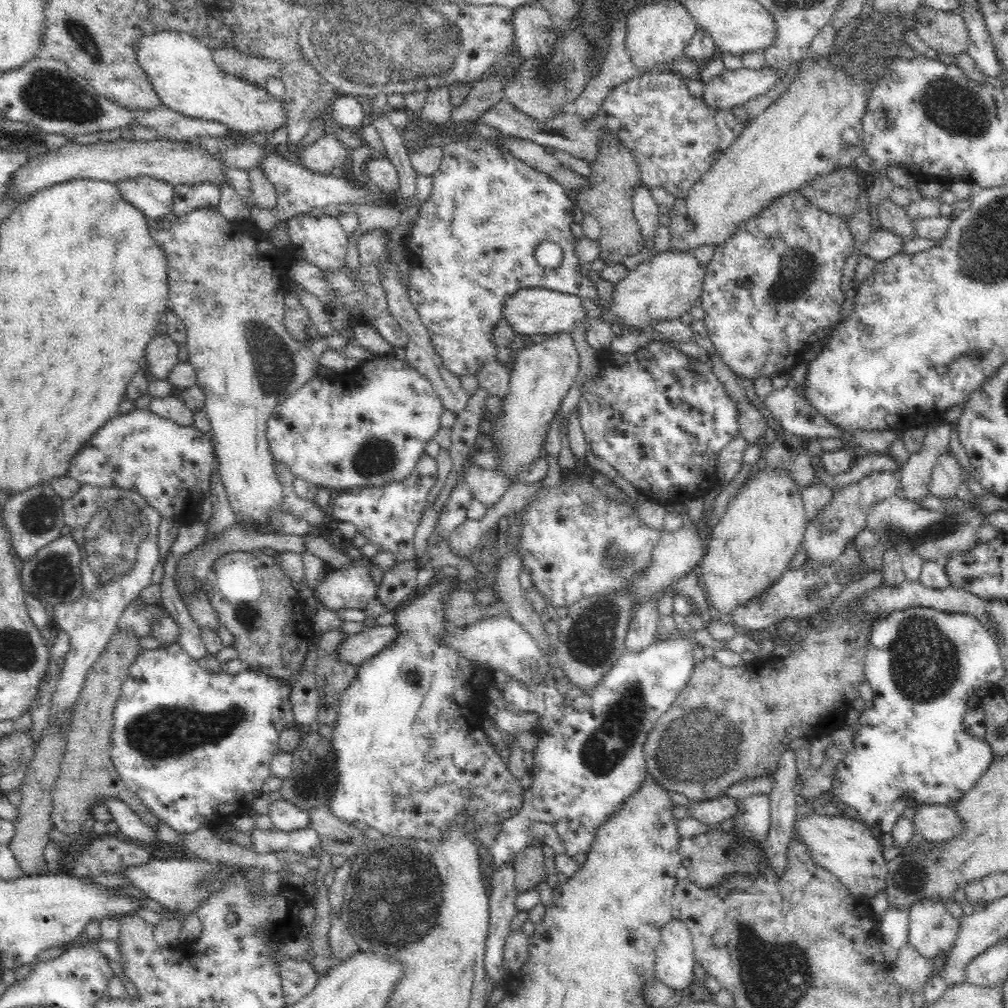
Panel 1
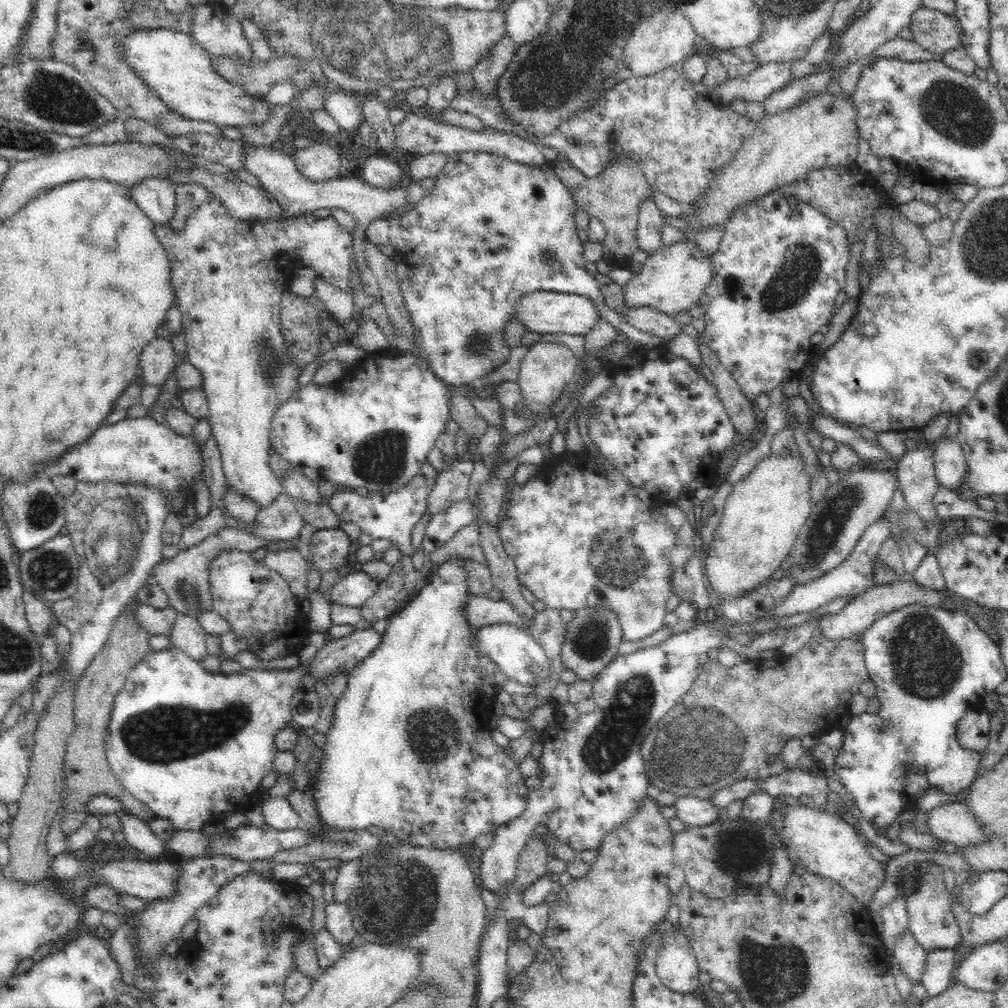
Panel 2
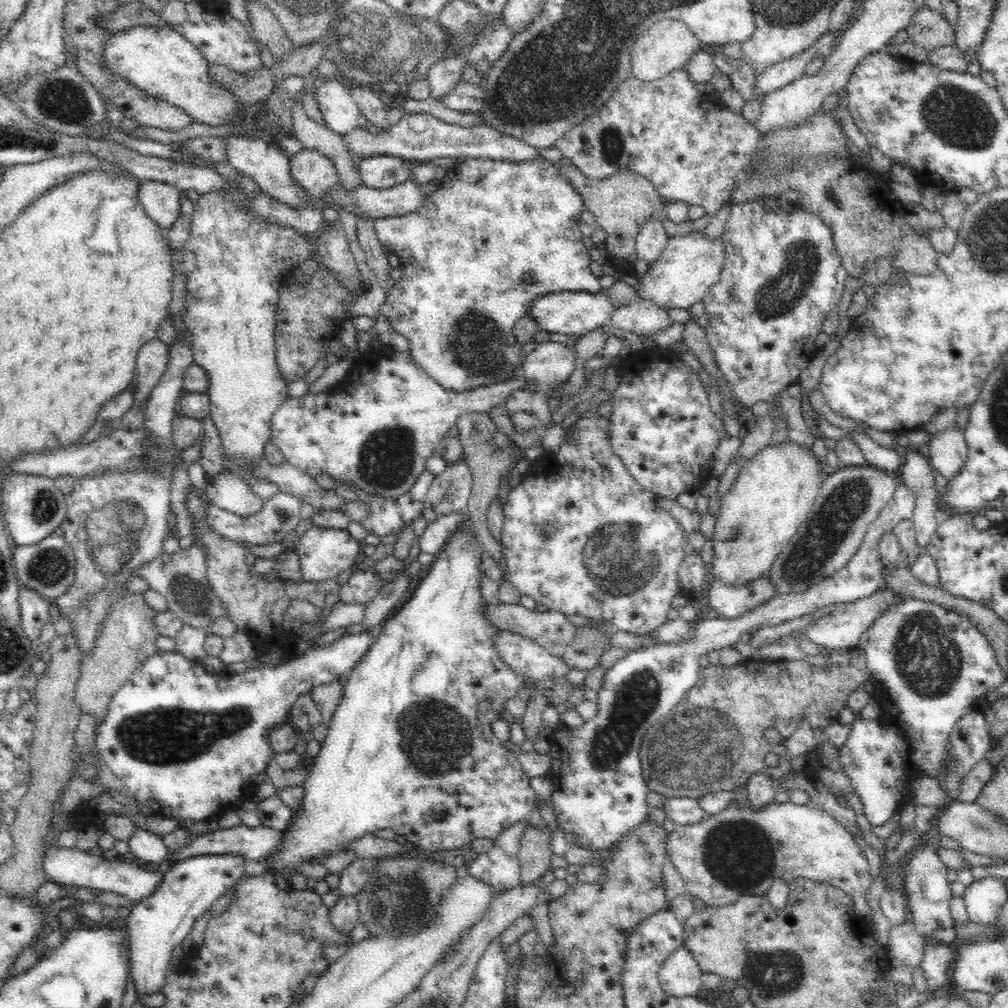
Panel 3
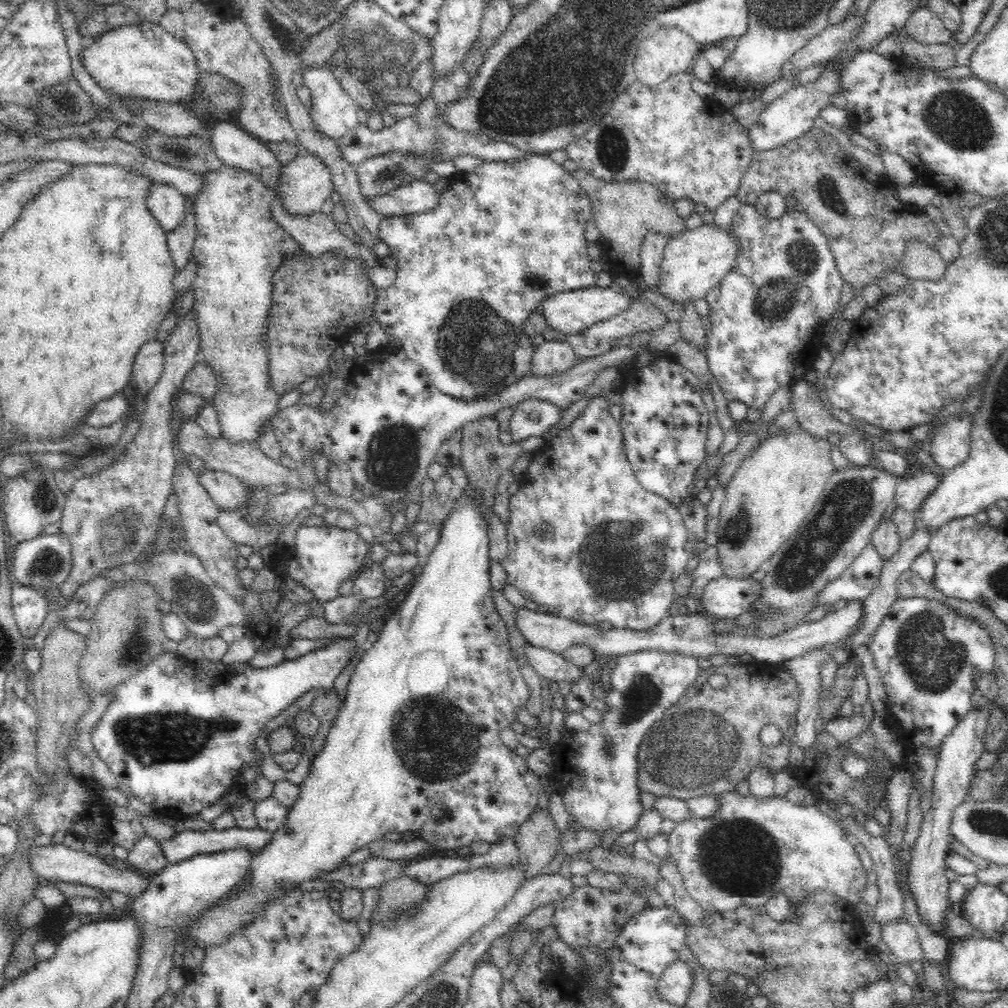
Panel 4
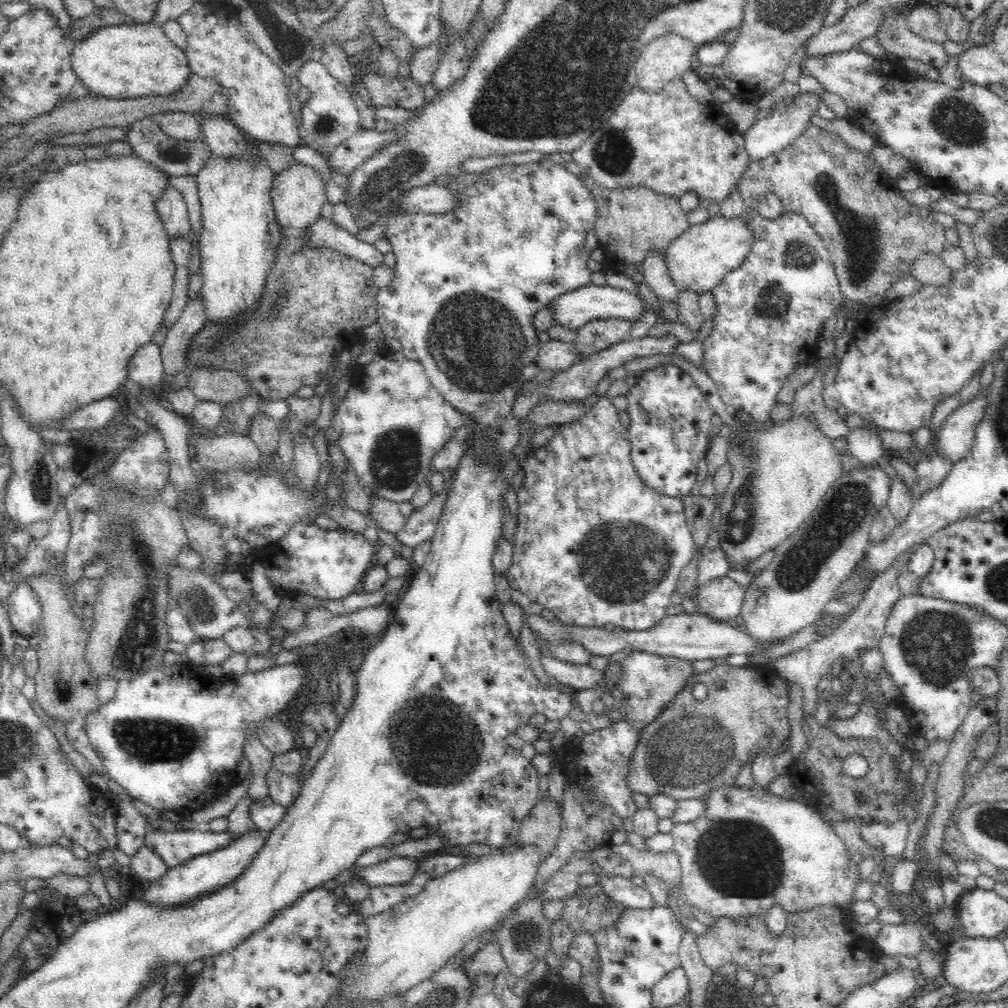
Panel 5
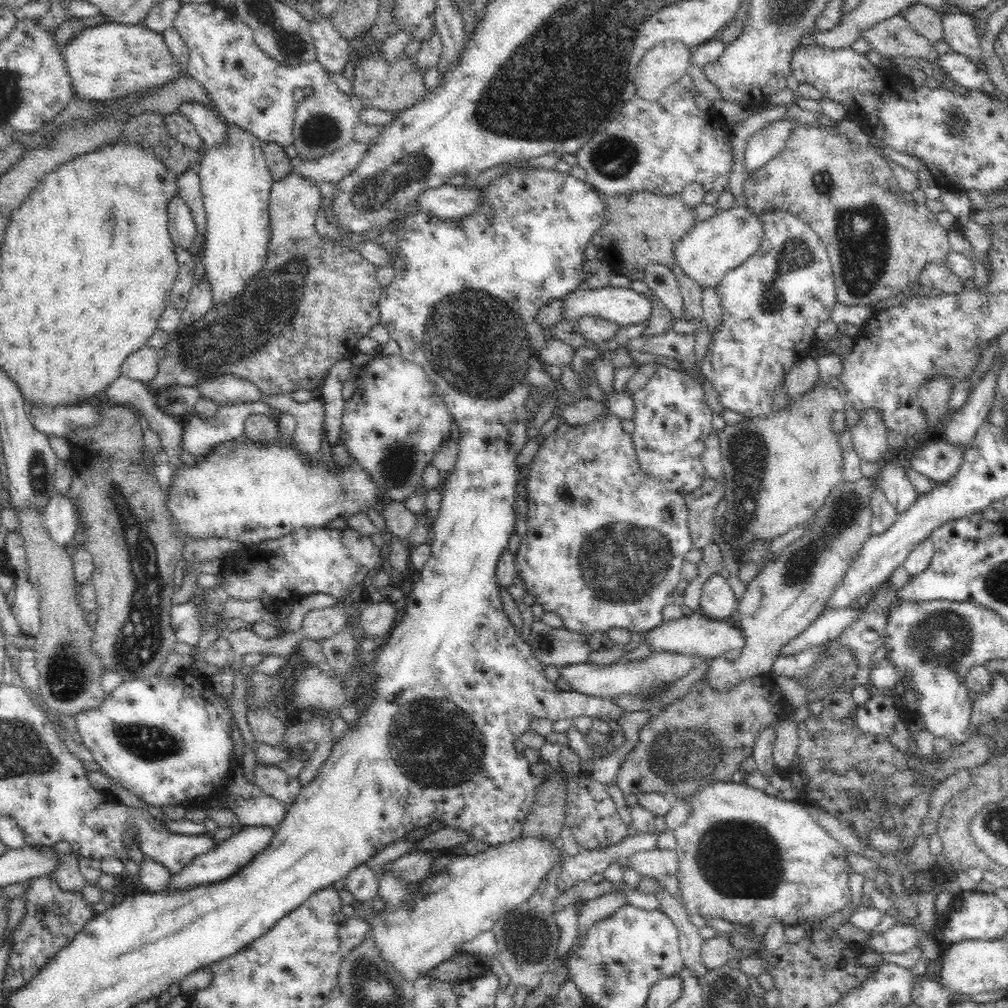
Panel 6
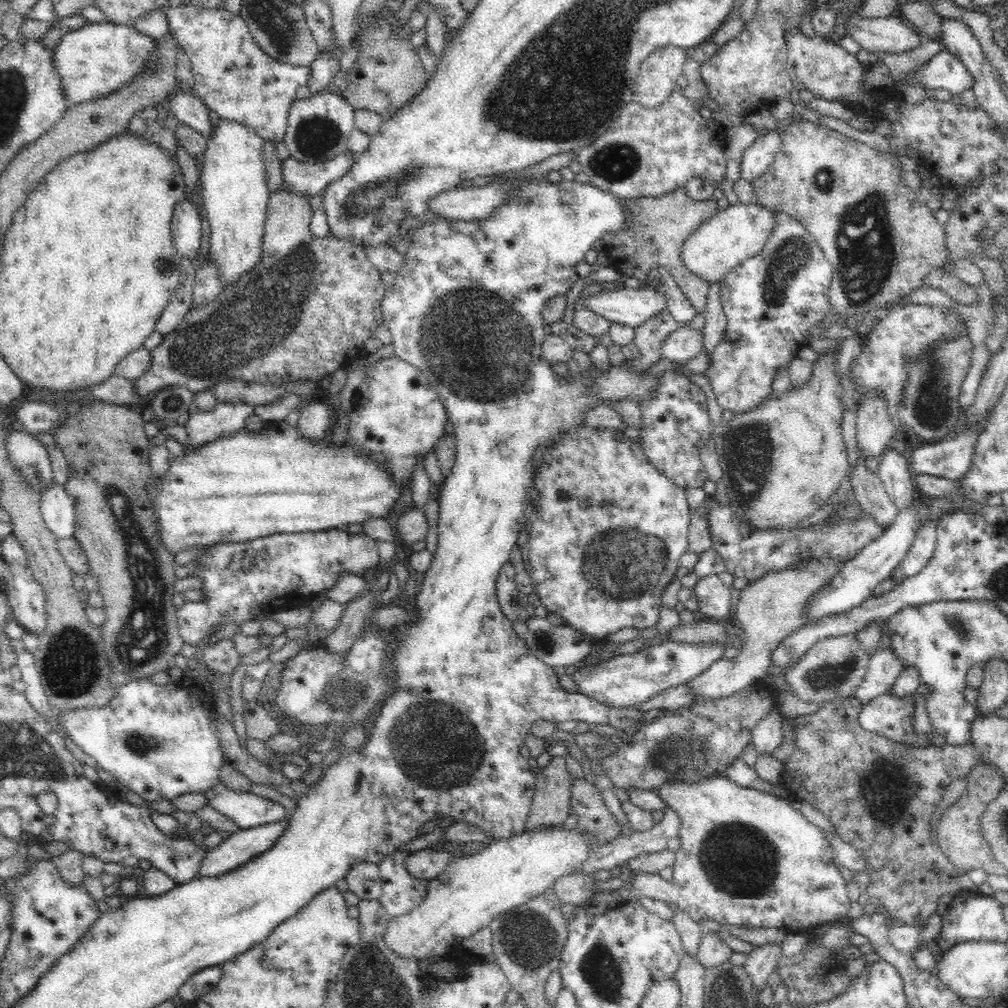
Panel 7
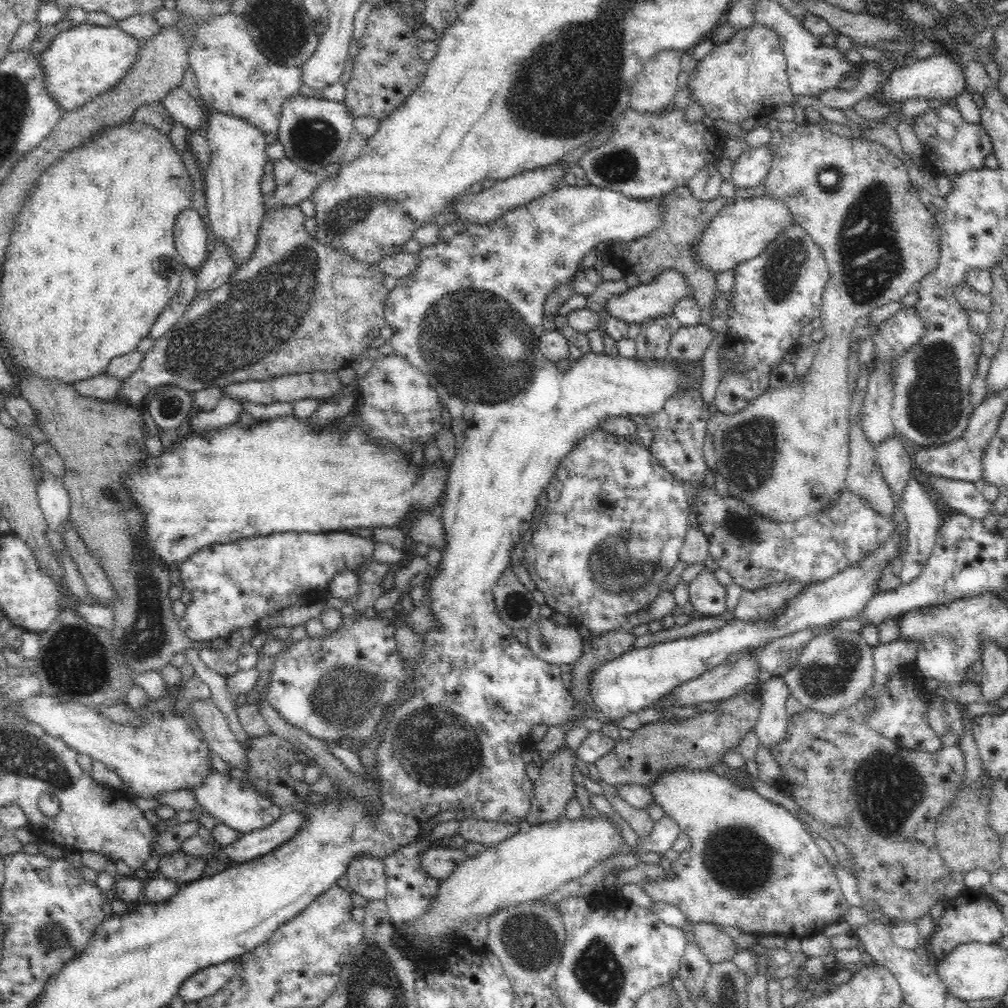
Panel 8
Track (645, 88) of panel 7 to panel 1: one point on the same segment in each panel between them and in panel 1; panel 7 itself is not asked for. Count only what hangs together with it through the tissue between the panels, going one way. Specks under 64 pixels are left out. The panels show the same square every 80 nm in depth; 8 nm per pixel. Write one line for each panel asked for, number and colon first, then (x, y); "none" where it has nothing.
1: (657, 34)
2: (664, 40)
3: (668, 45)
4: (669, 51)
5: (668, 56)
6: (663, 65)

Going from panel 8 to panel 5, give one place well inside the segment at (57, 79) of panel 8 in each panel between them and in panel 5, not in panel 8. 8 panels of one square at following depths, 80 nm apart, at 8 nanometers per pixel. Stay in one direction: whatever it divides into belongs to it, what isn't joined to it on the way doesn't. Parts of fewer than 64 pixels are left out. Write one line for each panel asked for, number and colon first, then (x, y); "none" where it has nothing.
5: (124, 61)
6: (111, 60)
7: (92, 61)

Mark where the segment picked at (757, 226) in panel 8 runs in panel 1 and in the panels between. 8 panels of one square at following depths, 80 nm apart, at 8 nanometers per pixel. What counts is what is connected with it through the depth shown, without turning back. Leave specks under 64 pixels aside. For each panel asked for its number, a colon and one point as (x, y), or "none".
1: (669, 284)
2: (672, 280)
3: (688, 266)
4: (694, 261)
5: (698, 260)
6: (714, 246)
7: (740, 231)

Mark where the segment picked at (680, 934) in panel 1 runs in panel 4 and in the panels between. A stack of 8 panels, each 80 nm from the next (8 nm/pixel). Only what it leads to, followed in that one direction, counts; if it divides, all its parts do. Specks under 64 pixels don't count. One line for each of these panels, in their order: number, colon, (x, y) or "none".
2: (677, 966)
3: (679, 976)
4: (675, 983)

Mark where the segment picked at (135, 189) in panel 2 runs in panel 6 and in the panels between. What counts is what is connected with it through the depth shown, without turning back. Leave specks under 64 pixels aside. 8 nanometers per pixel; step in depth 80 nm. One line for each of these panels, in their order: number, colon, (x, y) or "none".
3: (161, 201)
4: (168, 205)
5: (172, 209)
6: (182, 227)

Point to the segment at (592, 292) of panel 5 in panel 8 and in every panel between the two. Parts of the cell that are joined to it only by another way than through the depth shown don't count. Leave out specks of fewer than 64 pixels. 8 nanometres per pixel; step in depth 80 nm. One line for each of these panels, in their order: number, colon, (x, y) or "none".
6: (622, 305)
7: (628, 306)
8: (641, 303)

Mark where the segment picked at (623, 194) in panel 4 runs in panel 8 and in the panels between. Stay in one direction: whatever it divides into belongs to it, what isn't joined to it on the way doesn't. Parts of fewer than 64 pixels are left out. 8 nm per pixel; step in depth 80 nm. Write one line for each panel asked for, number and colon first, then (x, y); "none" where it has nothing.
5: (631, 222)
6: (642, 228)
7: (659, 226)
8: (671, 246)

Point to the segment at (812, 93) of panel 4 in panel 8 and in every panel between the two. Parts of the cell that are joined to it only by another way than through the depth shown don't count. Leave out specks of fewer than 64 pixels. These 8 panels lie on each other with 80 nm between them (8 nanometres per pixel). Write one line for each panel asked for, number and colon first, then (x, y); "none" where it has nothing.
5: (772, 134)
6: (764, 145)
7: (758, 157)
8: (749, 170)

